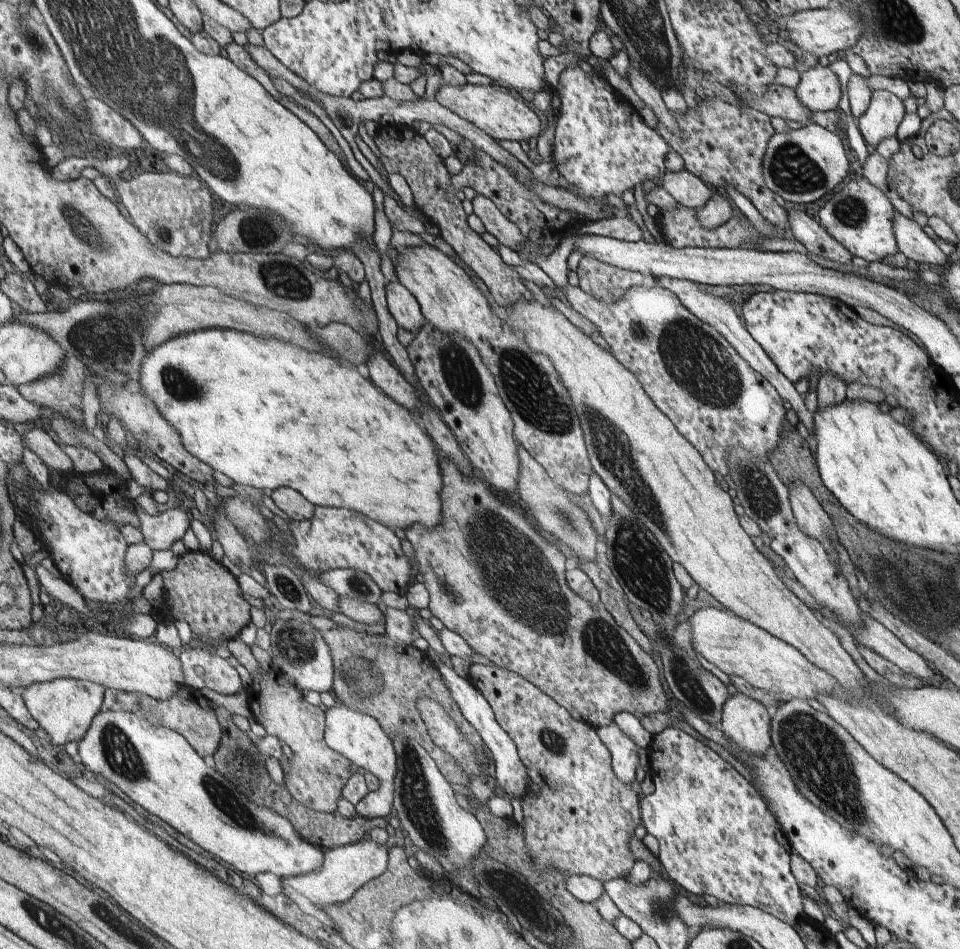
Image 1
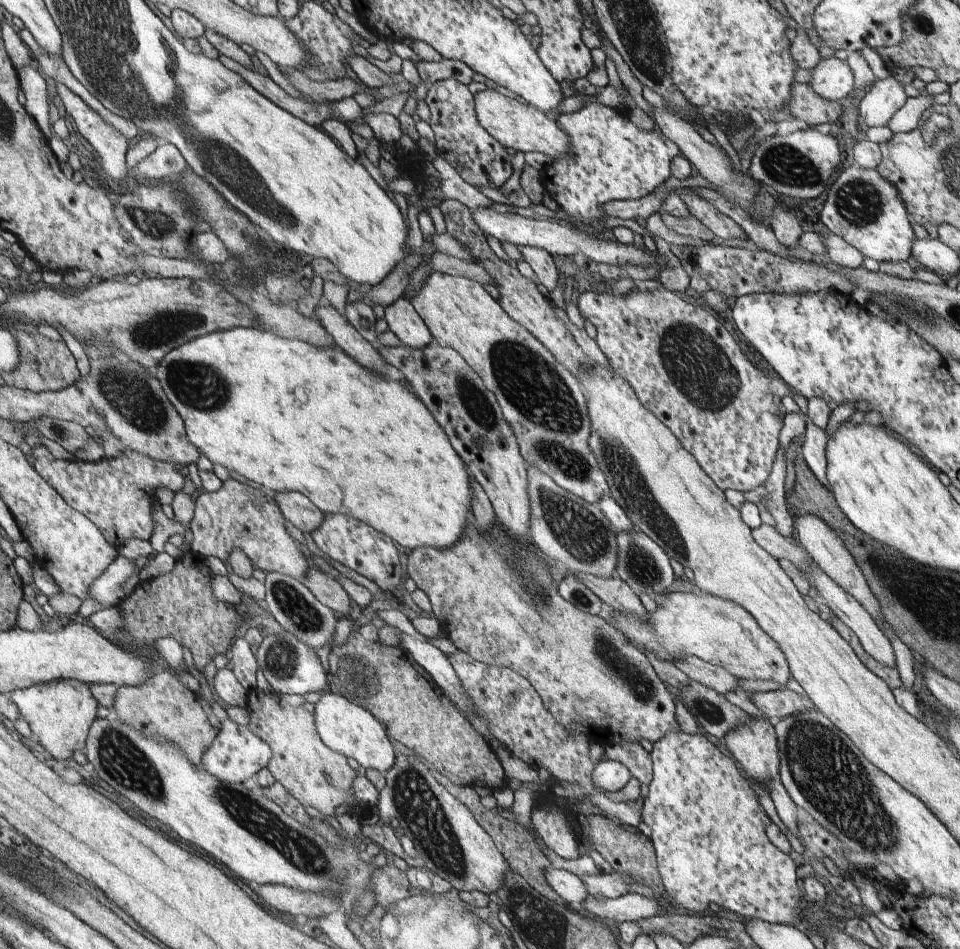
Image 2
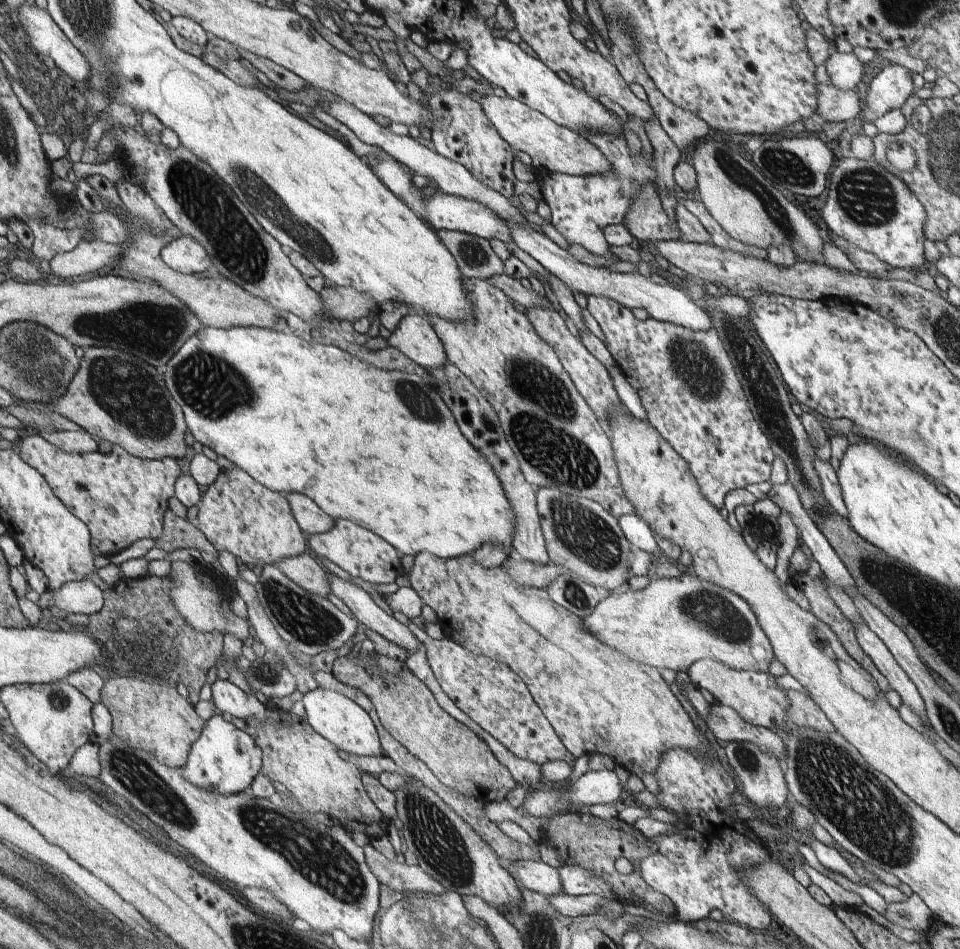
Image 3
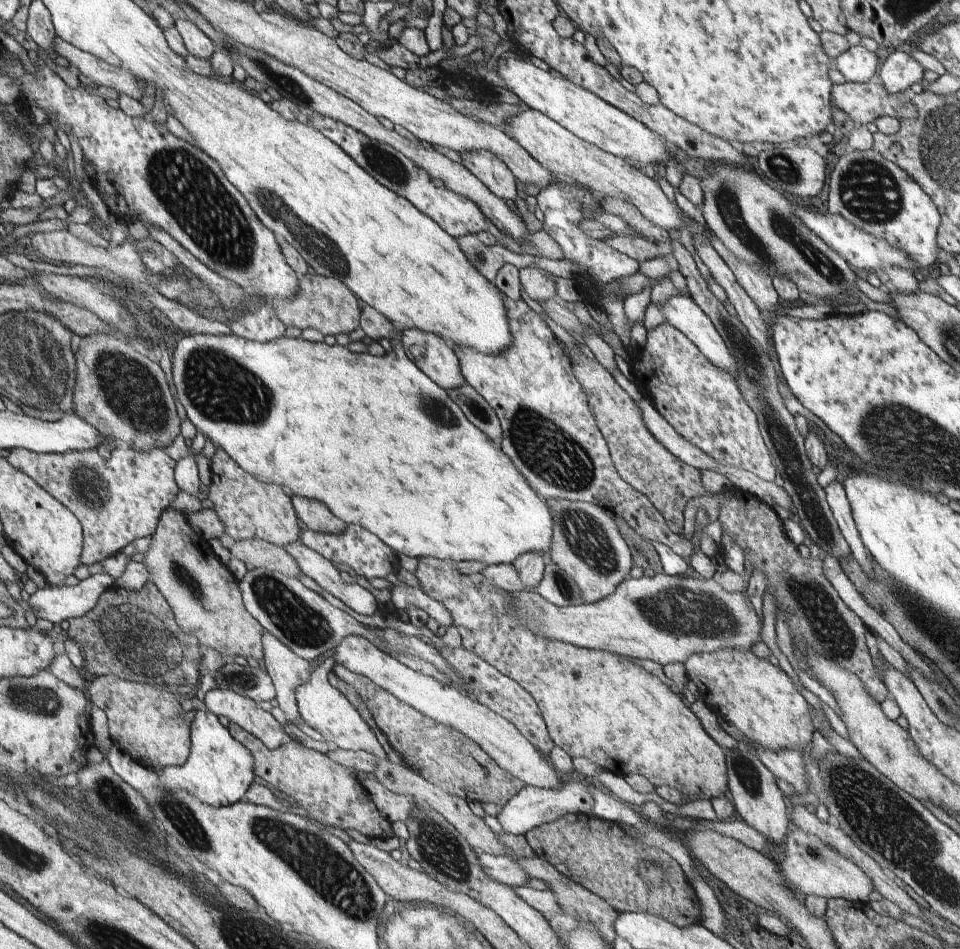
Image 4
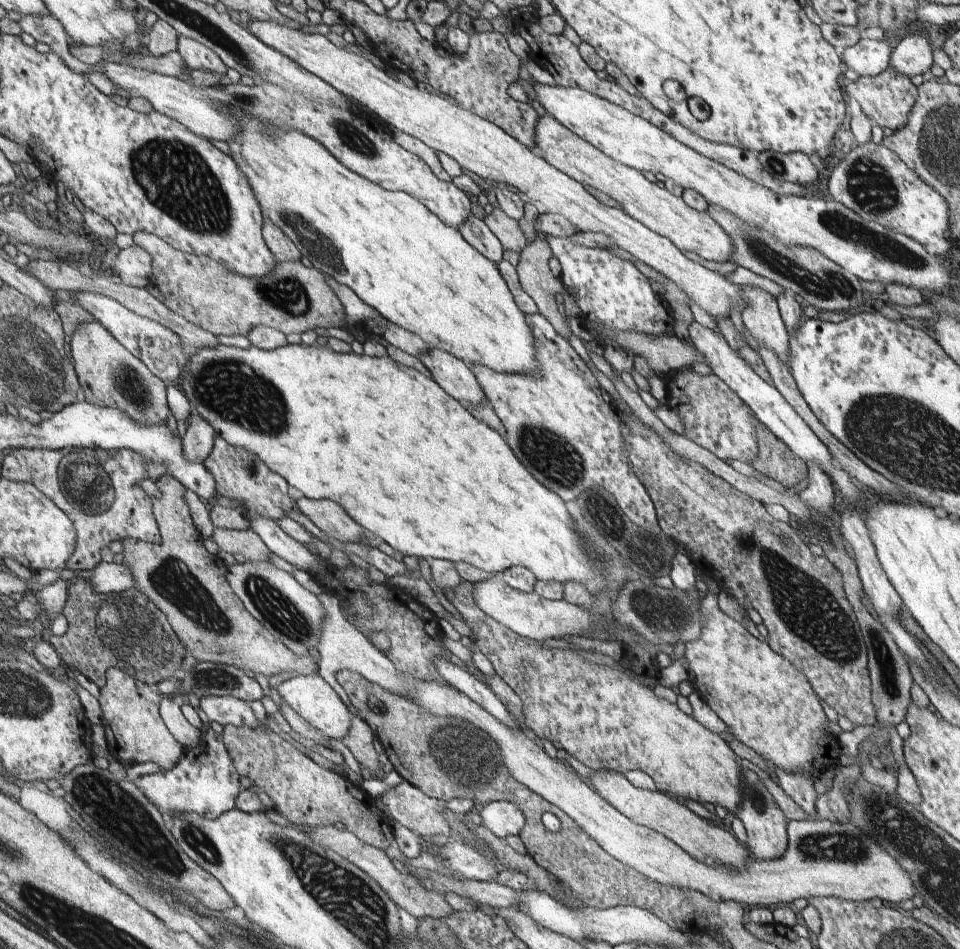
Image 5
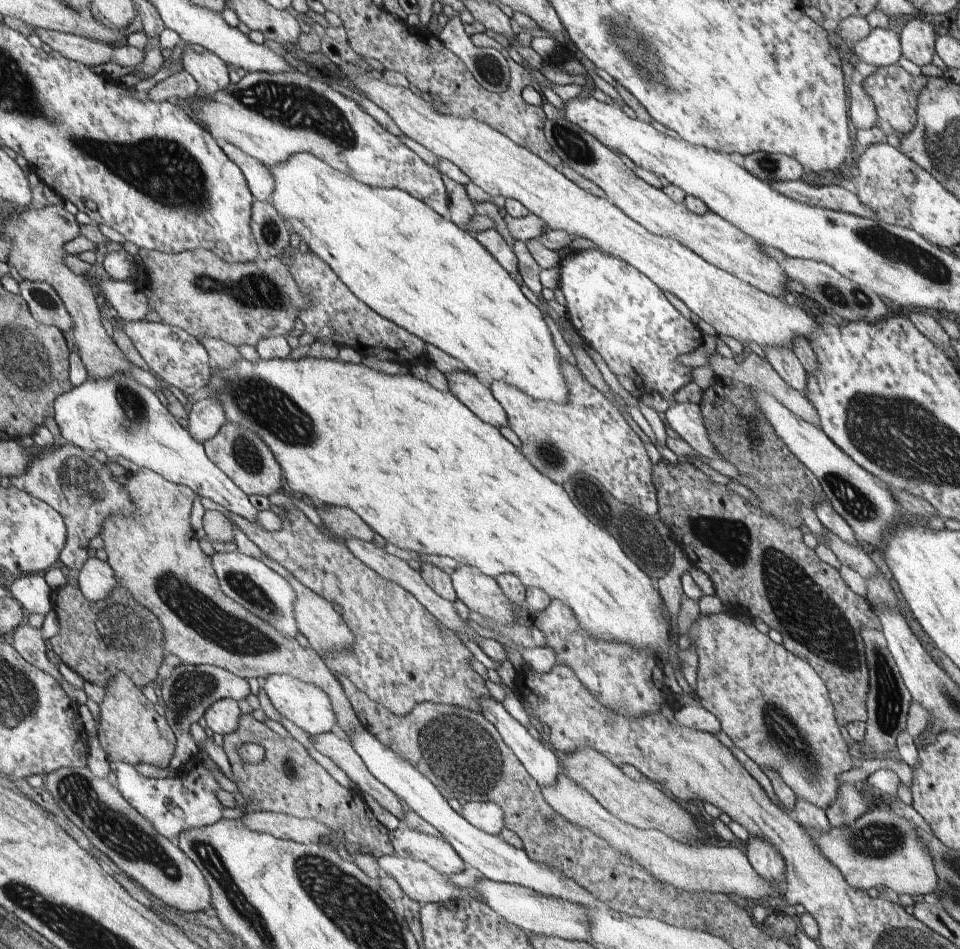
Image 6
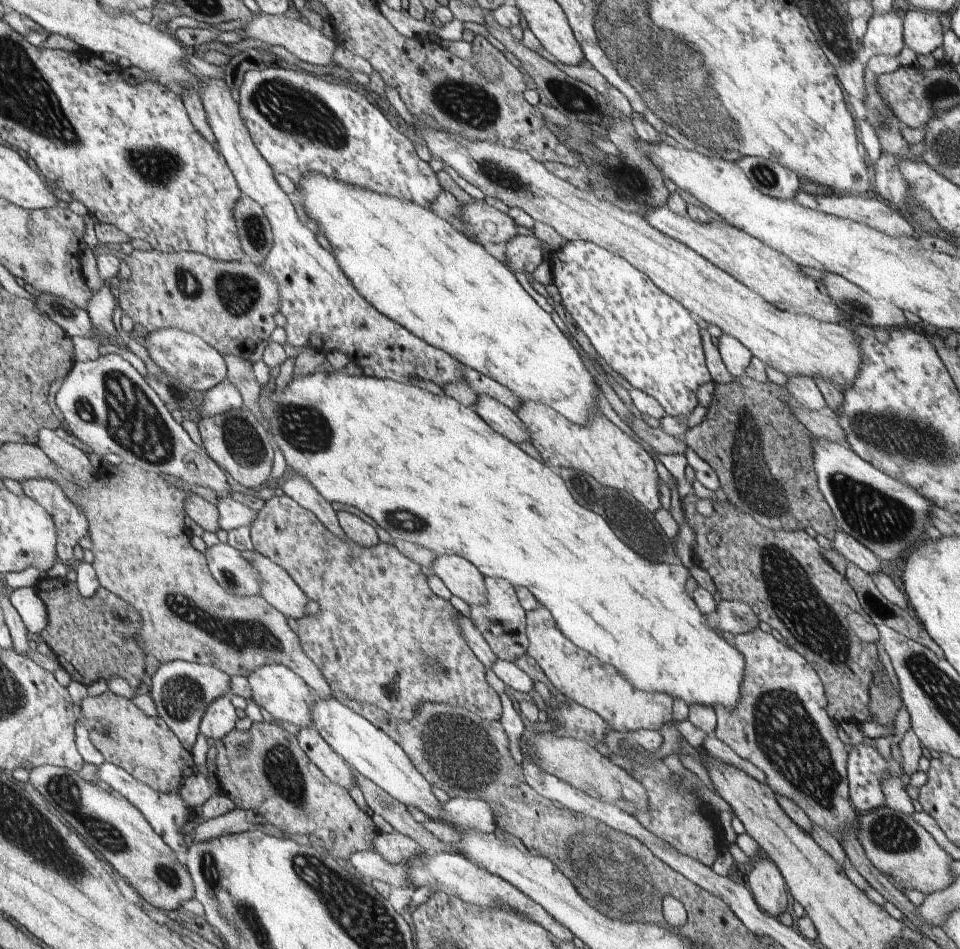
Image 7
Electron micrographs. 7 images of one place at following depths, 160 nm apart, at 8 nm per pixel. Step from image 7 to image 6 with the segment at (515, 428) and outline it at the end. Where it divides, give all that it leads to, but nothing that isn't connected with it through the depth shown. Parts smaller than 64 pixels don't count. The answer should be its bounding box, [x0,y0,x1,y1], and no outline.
[443,370,508,428]

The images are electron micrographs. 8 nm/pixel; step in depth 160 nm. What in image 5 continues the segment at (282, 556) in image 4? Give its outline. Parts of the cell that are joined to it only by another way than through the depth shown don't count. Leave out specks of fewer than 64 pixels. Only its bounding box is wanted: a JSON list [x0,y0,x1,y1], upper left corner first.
[213,527,273,562]

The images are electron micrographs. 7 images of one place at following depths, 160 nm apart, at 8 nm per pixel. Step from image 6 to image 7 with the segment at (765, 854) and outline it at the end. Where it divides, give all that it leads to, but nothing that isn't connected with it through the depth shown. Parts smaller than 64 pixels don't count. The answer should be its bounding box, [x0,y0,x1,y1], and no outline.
[748,854,787,916]

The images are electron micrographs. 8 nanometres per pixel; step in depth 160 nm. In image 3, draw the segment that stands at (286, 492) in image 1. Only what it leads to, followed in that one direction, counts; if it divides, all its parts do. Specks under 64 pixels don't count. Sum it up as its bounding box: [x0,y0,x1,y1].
[286,493,335,536]

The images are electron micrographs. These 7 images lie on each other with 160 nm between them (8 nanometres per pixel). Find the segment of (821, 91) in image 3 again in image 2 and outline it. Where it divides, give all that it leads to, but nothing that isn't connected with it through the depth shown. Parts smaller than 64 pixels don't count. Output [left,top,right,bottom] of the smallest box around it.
[786,83,844,127]

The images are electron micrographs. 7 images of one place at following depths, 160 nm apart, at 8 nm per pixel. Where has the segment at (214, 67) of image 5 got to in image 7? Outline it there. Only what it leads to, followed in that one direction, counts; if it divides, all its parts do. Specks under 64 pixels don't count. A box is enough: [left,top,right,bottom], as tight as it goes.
[199,76,463,387]

